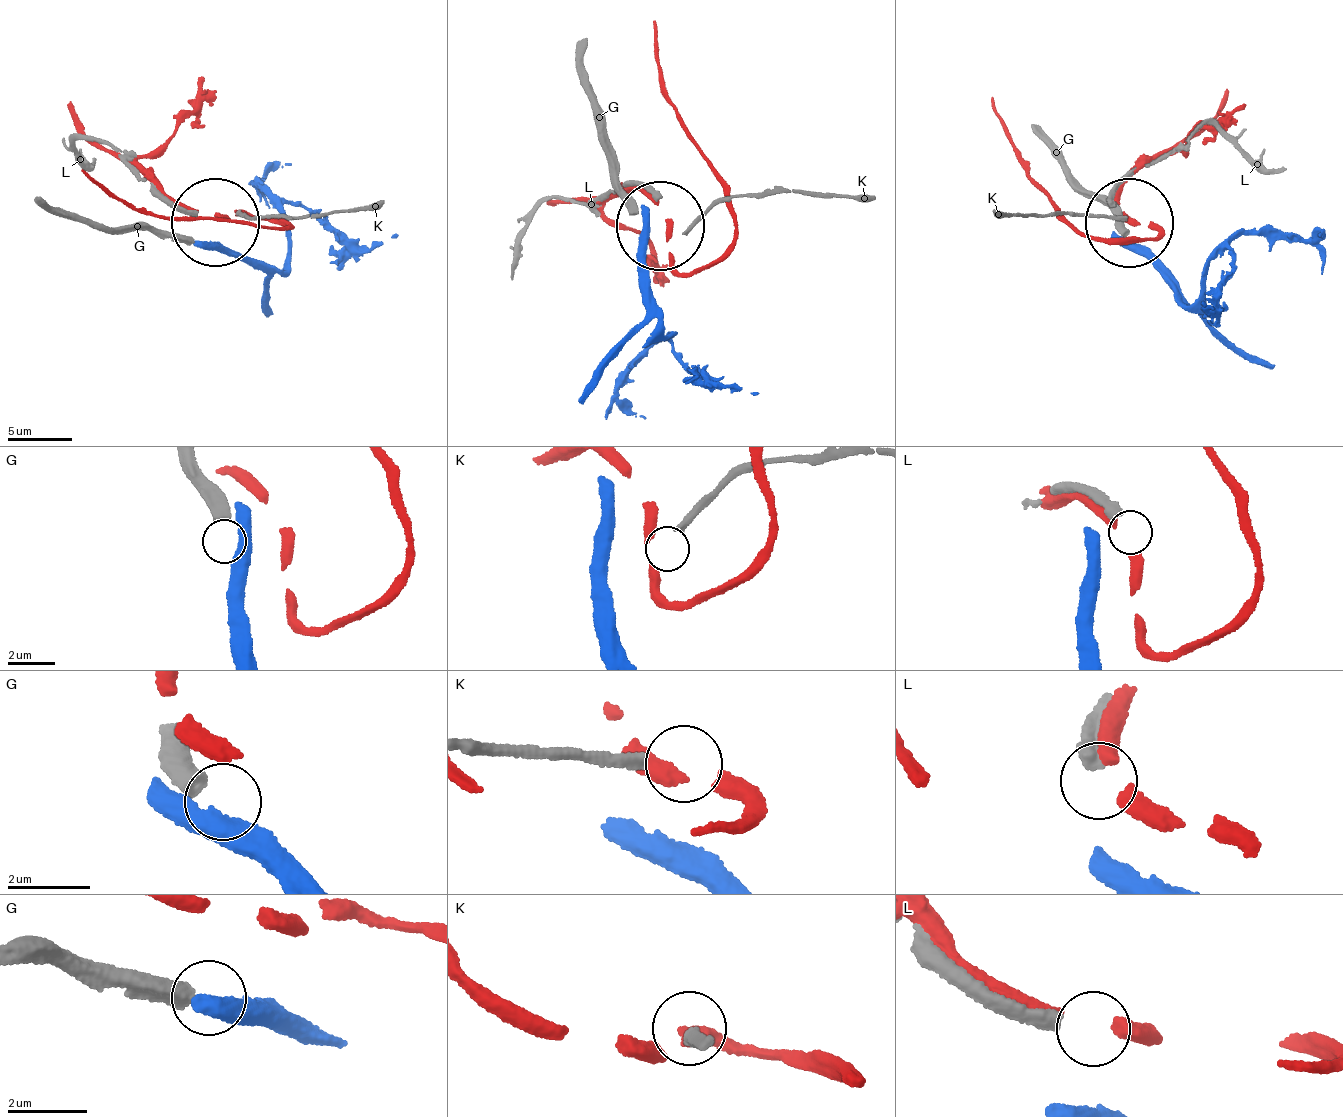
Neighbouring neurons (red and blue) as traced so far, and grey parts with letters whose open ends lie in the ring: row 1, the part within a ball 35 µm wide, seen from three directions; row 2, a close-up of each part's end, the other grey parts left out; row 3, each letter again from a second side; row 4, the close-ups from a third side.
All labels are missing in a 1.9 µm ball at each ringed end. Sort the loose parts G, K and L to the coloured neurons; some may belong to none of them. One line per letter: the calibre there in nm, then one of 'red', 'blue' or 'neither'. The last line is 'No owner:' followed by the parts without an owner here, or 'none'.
G: calibre 600 nm; neither
K: calibre 280 nm; neither
L: calibre 400 nm; neither
No owner: G, K, L

